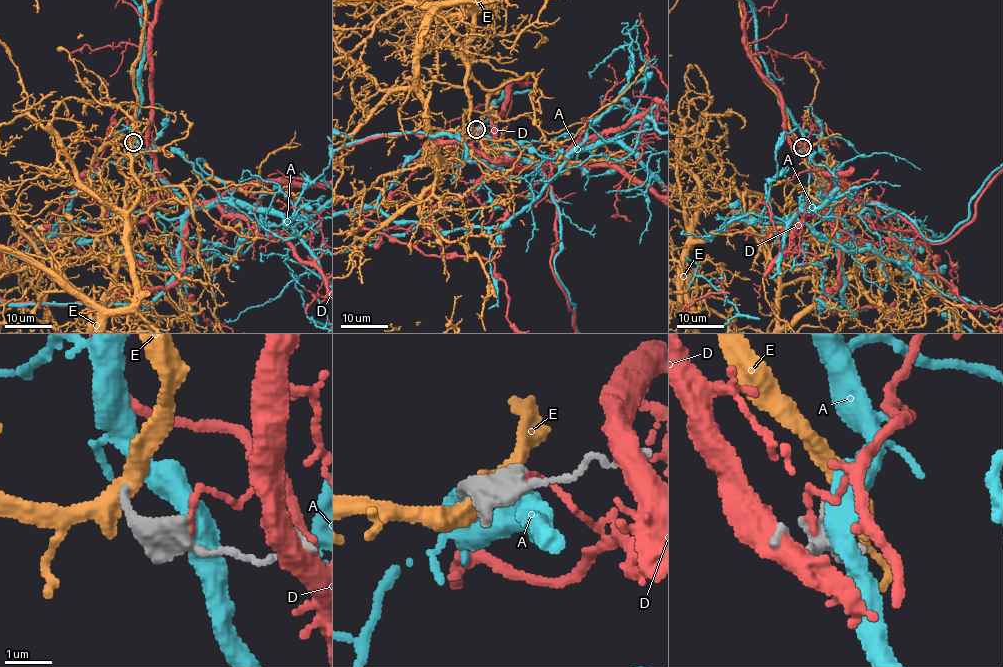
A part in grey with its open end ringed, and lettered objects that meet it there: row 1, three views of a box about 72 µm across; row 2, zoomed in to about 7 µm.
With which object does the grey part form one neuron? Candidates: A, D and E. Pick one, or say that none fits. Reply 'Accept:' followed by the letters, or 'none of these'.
Accept: none of these

